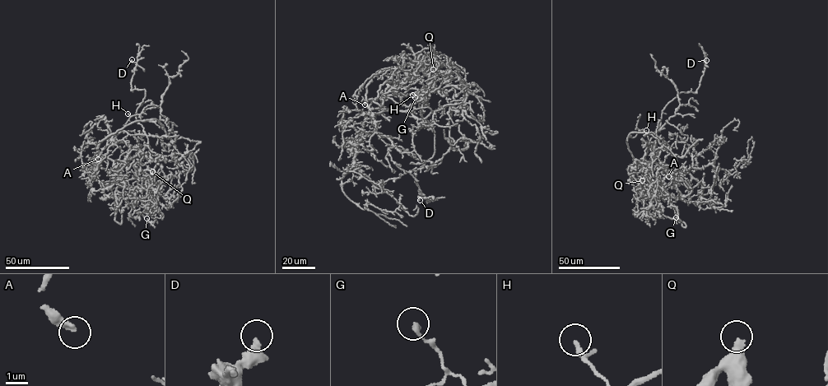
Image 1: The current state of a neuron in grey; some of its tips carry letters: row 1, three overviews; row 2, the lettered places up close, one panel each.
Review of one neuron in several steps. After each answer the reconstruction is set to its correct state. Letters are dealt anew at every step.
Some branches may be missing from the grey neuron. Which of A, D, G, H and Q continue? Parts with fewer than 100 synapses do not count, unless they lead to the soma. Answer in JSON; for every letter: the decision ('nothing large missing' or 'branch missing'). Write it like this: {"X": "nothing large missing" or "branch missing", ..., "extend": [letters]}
{"A": "branch missing", "D": "nothing large missing", "G": "nothing large missing", "H": "nothing large missing", "Q": "nothing large missing", "extend": ["A"]}

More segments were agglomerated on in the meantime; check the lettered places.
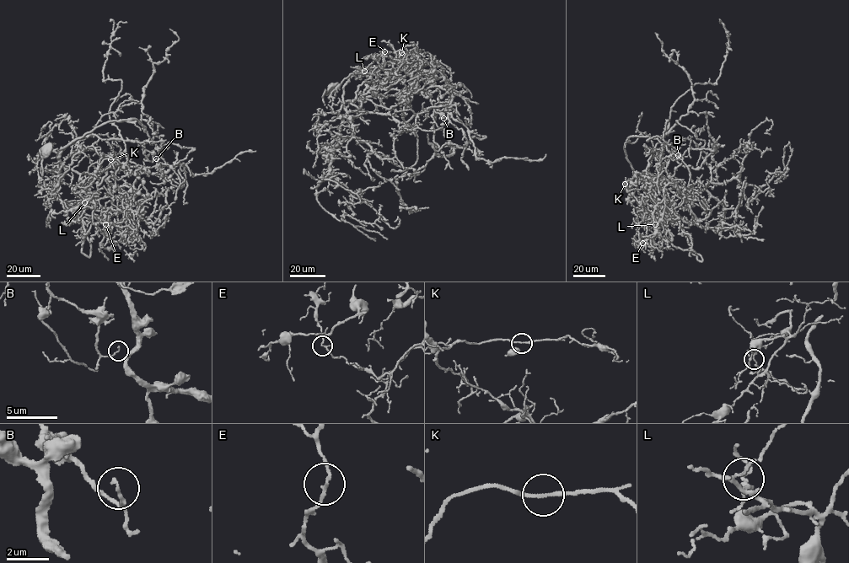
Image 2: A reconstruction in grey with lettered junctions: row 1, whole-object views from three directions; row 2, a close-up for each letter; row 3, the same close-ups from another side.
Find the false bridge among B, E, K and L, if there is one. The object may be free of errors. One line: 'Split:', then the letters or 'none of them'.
Split: B

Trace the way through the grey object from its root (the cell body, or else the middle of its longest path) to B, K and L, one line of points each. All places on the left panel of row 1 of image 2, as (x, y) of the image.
B: (45, 149), (42, 174), (59, 171), (60, 152), (91, 134), (138, 142), (156, 159)
K: (45, 149), (42, 174), (61, 165), (133, 190), (115, 223), (83, 209), (92, 174), (110, 159)
L: (45, 149), (42, 174), (61, 165), (133, 190), (115, 223), (83, 211), (90, 195), (84, 202)

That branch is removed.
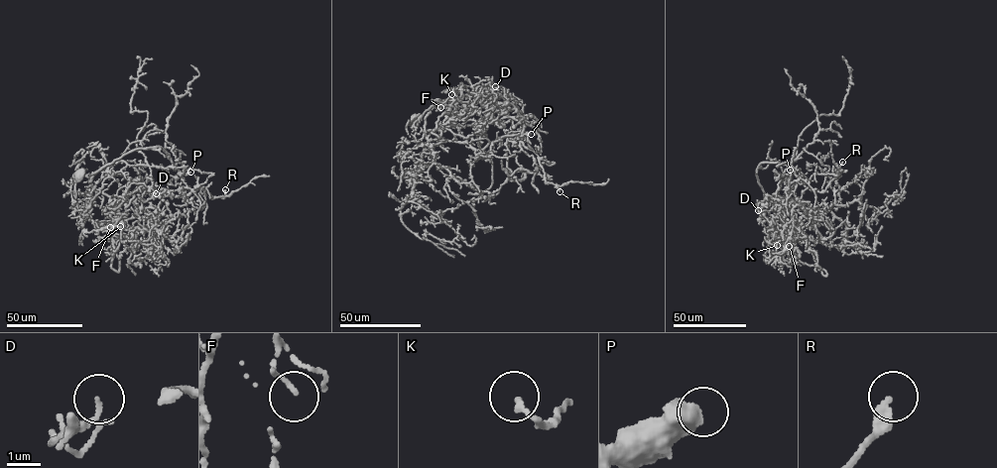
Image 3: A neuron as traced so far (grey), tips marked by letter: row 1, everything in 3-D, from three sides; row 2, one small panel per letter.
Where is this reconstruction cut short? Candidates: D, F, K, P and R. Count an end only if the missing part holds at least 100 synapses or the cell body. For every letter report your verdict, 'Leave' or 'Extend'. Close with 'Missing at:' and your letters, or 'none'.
D: Leave
F: Leave
K: Leave
P: Leave
R: Leave
Missing at: none

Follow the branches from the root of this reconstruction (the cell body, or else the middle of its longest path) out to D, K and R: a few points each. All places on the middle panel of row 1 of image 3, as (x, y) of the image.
D: (414, 117), (410, 137), (482, 150), (489, 143), (481, 122), (466, 137), (440, 126), (459, 86), (495, 86)
K: (414, 117), (406, 126), (410, 137), (483, 149), (489, 143), (481, 122), (466, 137), (440, 127), (451, 94)
R: (414, 117), (406, 131), (420, 139), (480, 122), (502, 104), (517, 140), (560, 191)

